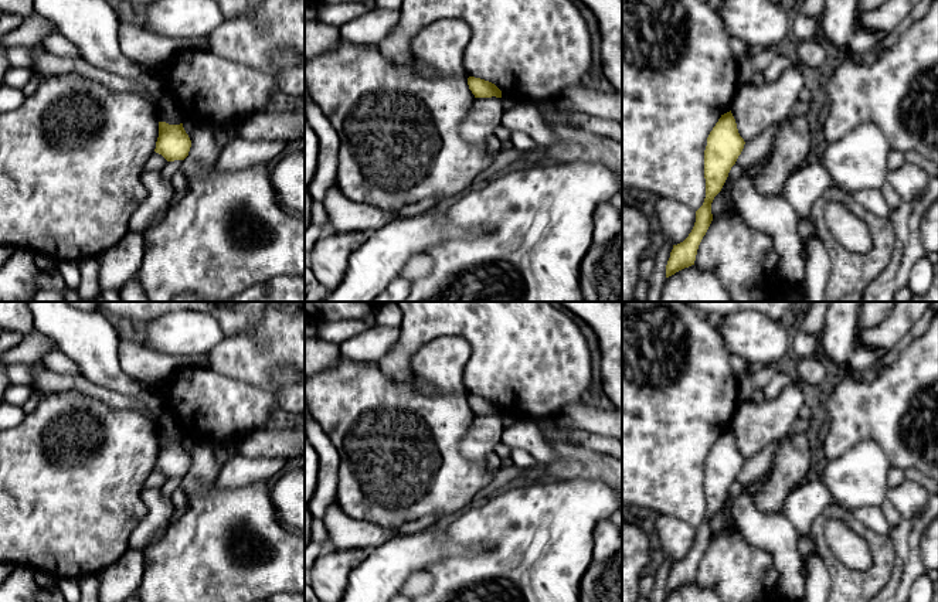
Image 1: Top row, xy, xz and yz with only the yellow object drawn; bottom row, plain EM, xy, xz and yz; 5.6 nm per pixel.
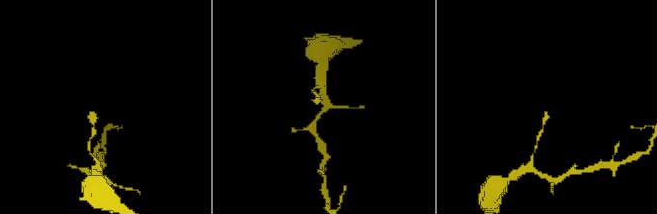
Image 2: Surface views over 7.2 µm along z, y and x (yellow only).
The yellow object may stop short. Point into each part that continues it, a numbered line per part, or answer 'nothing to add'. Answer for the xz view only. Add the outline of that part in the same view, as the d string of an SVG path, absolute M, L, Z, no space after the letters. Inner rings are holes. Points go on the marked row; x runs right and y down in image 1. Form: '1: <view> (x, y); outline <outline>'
nothing to add

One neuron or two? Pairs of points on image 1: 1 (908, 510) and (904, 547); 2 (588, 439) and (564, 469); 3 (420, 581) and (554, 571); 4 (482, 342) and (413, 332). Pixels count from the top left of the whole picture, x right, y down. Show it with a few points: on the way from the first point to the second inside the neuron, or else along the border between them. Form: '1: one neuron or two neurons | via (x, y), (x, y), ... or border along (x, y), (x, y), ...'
1: two neurons | border along (923, 509), (911, 517), (901, 520)
2: two neurons | border along (557, 427), (557, 439), (607, 455)
3: two neurons | border along (428, 570), (432, 577), (432, 587)
4: one neuron | via (465, 326), (430, 326)

